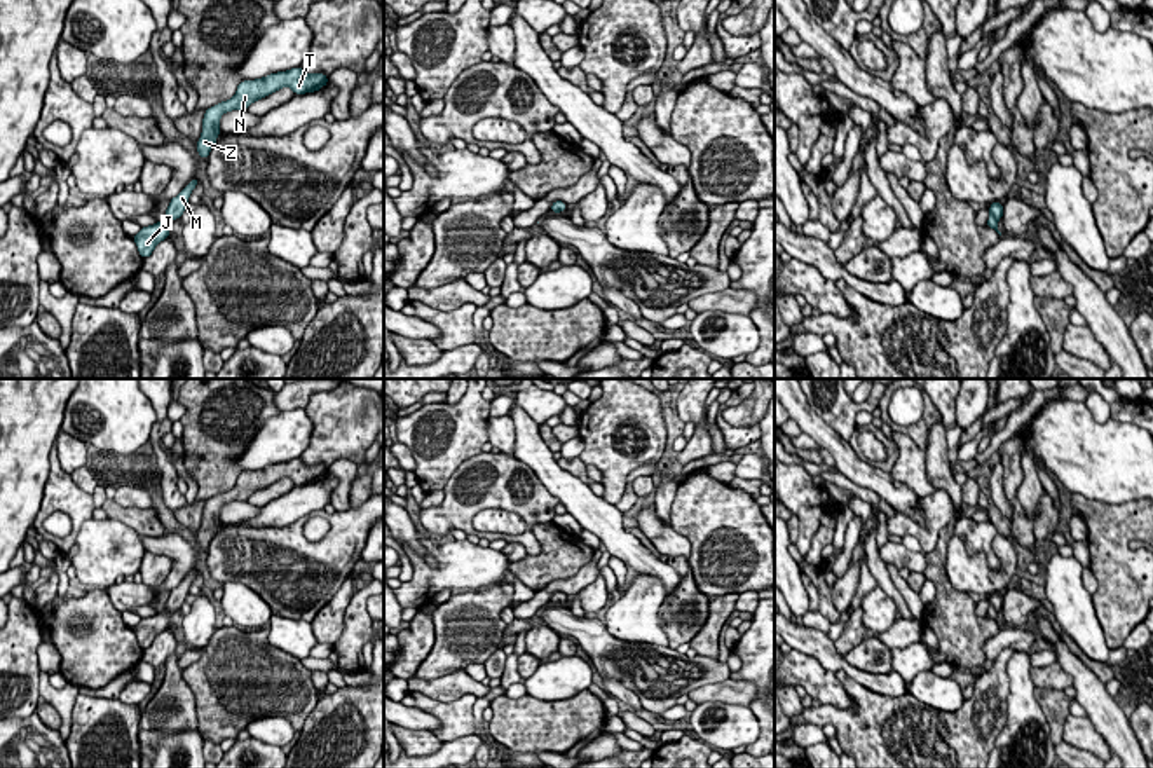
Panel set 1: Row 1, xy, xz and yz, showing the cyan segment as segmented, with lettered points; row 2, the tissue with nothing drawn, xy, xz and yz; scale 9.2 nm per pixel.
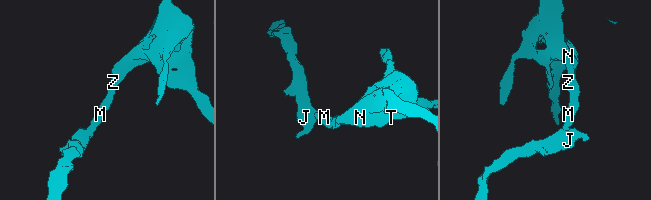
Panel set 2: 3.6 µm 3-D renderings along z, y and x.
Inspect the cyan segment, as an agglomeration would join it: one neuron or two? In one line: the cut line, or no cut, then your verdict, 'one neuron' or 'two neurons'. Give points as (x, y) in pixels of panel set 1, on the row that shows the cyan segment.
no cut | one neuron

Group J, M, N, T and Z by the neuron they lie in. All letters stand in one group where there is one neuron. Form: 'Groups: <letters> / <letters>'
Groups: J M N T Z

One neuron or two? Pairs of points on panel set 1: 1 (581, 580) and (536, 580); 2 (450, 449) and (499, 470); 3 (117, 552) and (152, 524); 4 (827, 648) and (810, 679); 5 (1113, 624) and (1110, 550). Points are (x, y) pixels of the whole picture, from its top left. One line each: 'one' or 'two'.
1: two
2: two
3: two
4: two
5: one

